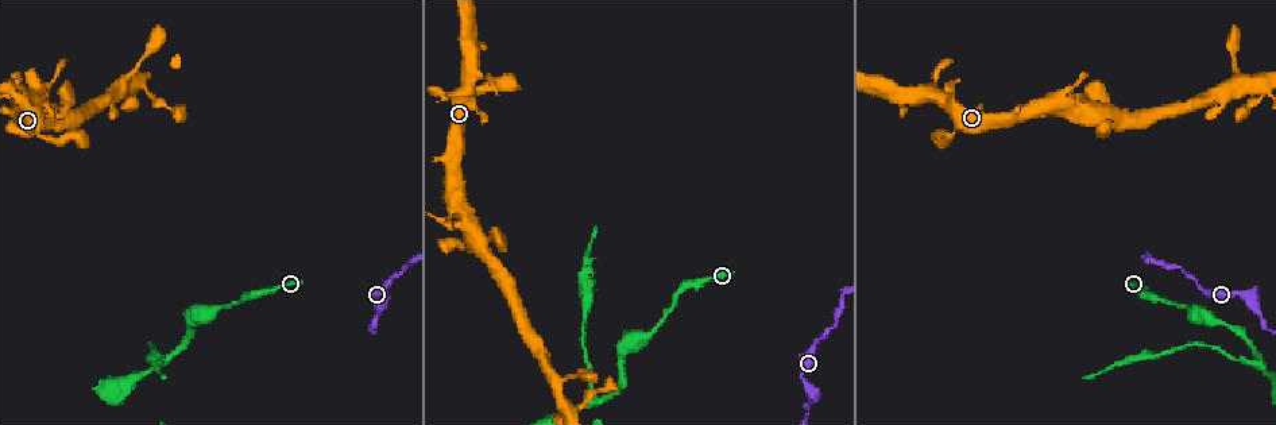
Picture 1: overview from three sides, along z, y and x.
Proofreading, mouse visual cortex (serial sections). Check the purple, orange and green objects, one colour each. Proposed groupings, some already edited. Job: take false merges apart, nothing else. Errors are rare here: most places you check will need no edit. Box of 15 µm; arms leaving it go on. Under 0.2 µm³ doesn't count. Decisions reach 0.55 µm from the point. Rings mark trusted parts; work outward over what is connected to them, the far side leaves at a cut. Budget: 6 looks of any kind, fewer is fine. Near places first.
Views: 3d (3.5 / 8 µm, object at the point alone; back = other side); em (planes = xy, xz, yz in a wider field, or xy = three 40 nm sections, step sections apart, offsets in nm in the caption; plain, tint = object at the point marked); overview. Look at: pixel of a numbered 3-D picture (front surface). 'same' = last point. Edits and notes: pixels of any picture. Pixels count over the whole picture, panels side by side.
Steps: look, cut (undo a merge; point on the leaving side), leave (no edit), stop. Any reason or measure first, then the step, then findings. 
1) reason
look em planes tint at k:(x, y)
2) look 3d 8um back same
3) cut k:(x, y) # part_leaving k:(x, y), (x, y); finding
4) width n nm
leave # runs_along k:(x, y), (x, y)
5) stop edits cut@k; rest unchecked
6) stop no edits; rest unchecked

sharp bend
look 3d 8um at 1:(378, 320)

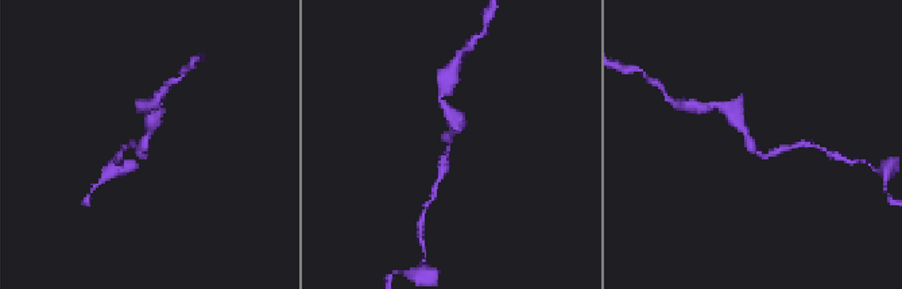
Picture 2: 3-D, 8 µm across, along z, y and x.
look 3d 3.5um at 2:(747, 142)

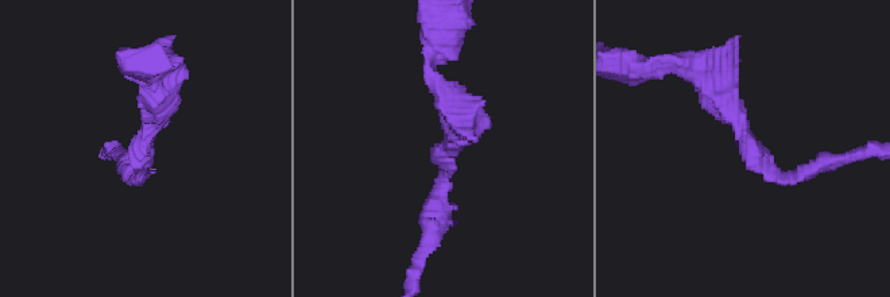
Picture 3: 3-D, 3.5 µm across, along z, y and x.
shape alone is not enough
look em xy step 1 tint at 3:(747, 141)

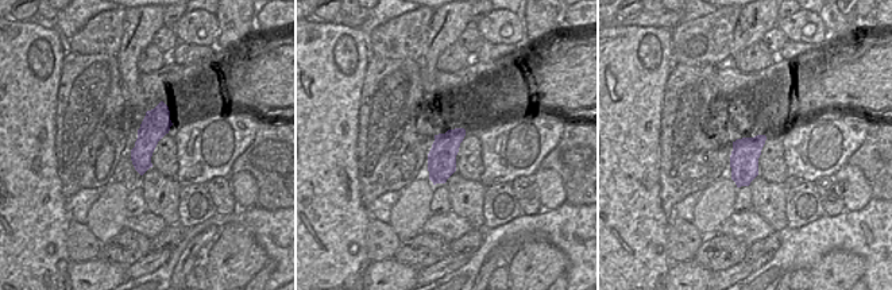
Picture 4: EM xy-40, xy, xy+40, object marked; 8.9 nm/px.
arm_widths 150, 300 nm
leave # runs_along 3:(696, 70), (769, 173), (809, 169); continuous, no second cell

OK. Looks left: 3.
look 3d 8um at 1:(131, 86)

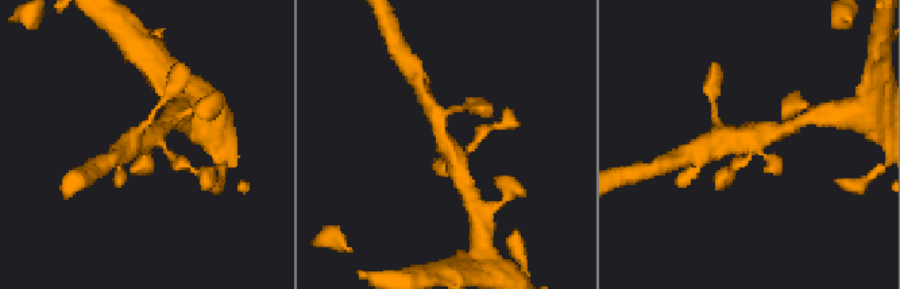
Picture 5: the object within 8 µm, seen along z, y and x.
now the EM
look em xy step 3 tint at 5:(752, 138)

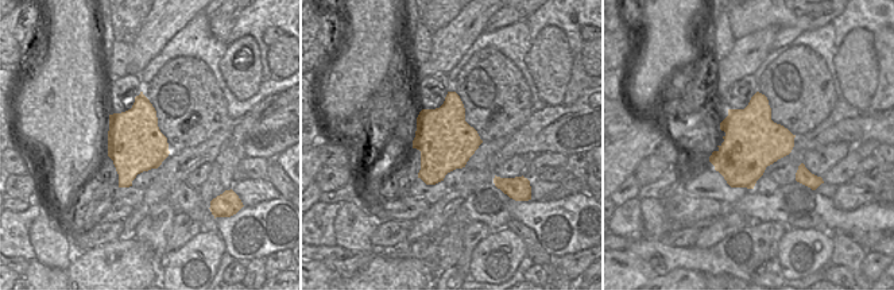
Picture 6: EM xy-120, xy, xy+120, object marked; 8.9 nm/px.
leave # runs_along 5:(435, 116), (458, 157), (476, 143); continuous, no second cell

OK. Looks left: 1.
stop no edits; rest unchecked

